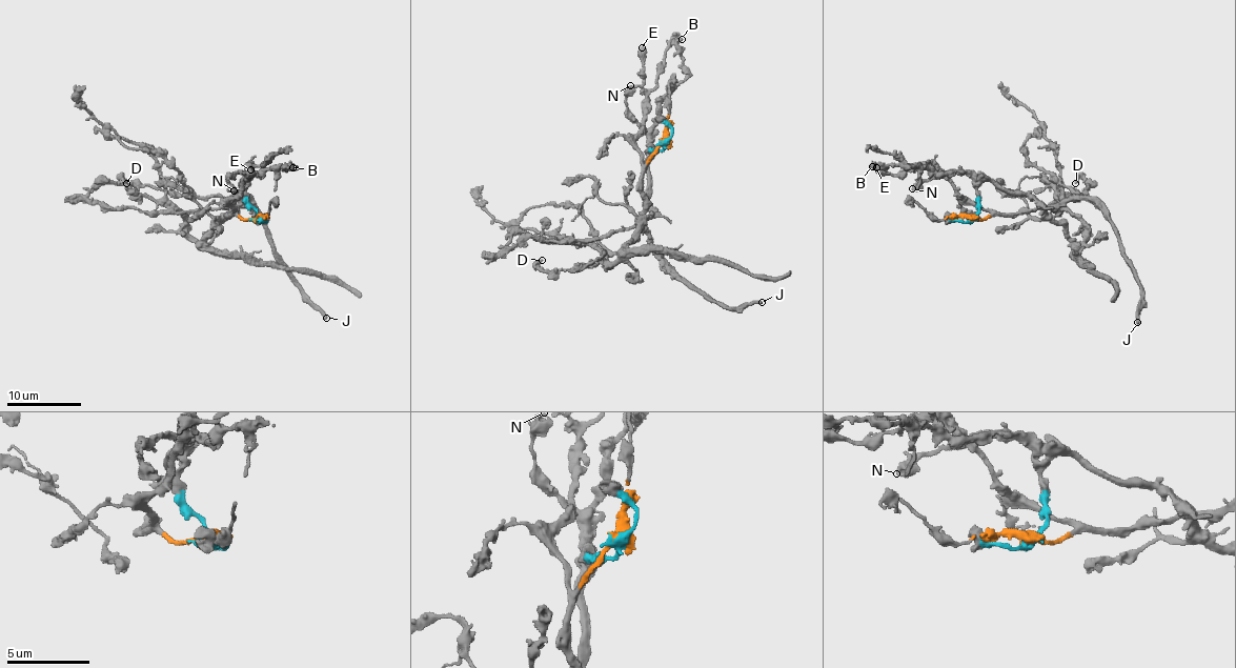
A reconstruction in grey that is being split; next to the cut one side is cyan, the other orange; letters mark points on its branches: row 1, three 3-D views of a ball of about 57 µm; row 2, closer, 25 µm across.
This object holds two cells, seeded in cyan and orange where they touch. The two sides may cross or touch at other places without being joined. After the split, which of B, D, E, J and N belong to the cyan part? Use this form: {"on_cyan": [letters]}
{"on_cyan": ["B", "N"]}

